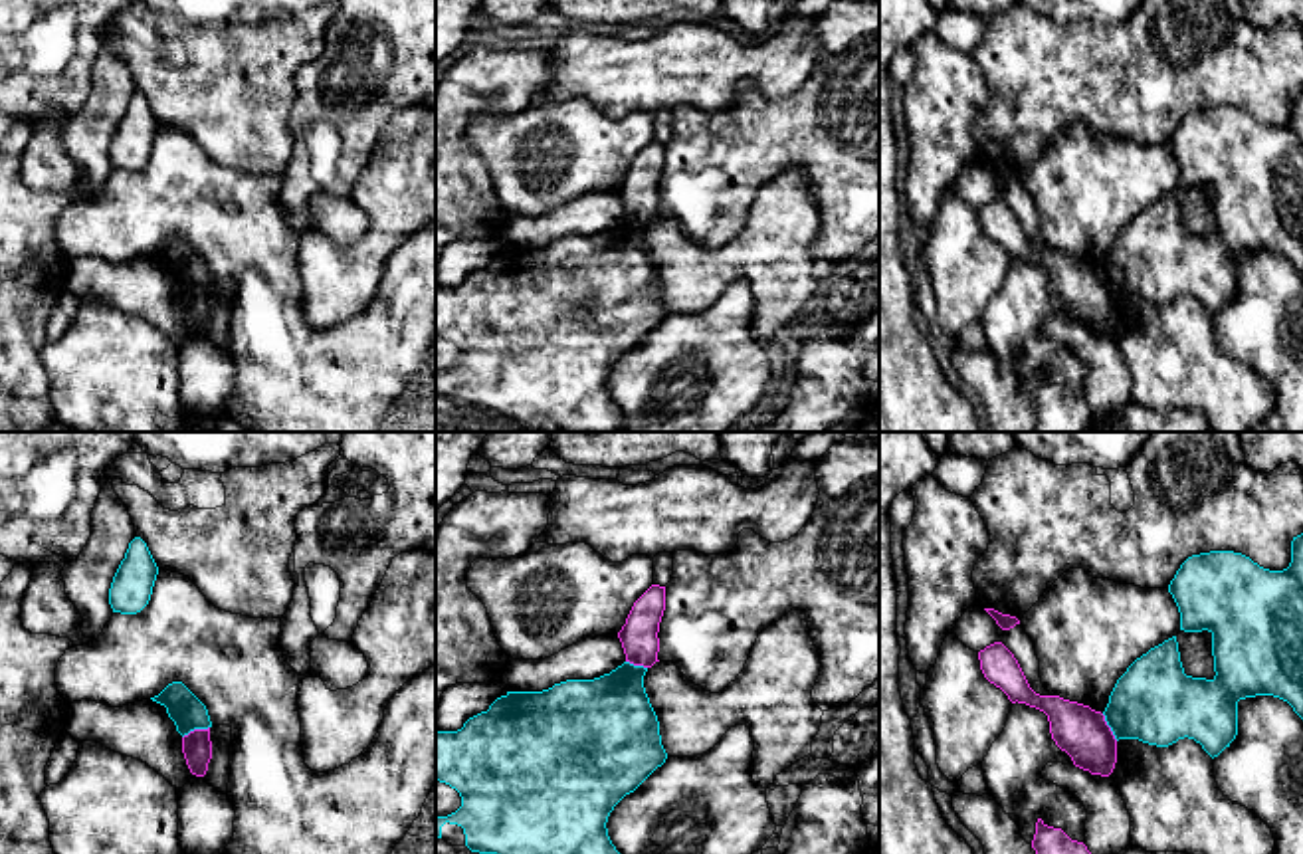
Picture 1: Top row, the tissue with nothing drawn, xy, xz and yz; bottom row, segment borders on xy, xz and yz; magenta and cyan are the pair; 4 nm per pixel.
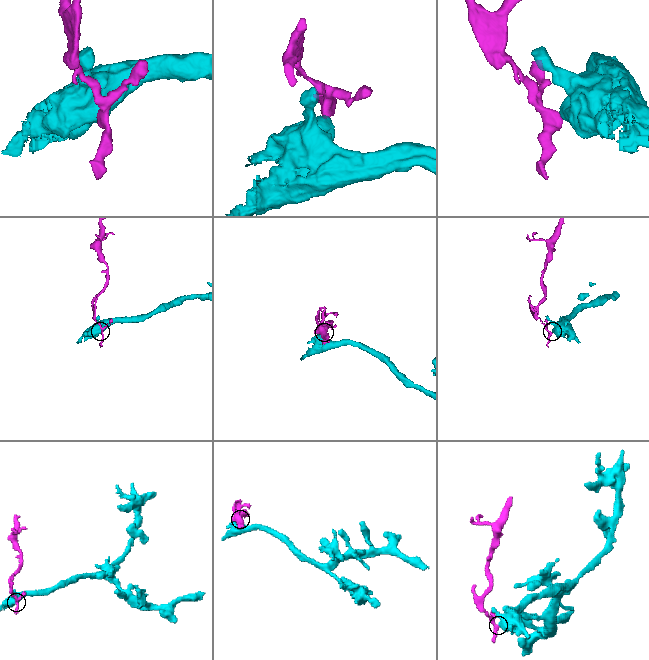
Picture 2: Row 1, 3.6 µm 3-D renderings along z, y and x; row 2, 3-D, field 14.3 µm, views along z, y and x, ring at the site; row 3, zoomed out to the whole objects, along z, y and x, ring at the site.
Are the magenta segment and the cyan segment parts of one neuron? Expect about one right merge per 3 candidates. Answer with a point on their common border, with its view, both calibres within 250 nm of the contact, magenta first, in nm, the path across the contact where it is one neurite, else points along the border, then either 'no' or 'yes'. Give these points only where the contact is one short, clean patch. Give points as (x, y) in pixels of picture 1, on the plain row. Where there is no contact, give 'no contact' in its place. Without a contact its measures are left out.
contact xy (195, 286); calibres 120 and 140 nm; border xy (208, 282), (195, 284), (183, 294); no

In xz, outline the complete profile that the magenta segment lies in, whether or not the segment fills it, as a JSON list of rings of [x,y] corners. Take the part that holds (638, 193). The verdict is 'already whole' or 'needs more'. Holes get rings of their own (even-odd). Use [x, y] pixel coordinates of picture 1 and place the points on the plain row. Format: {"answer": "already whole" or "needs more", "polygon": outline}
{"answer": "already whole", "polygon": [[[652,141],[632,162],[618,188],[626,218],[652,224],[659,208],[659,178],[665,166],[665,143]]]}

